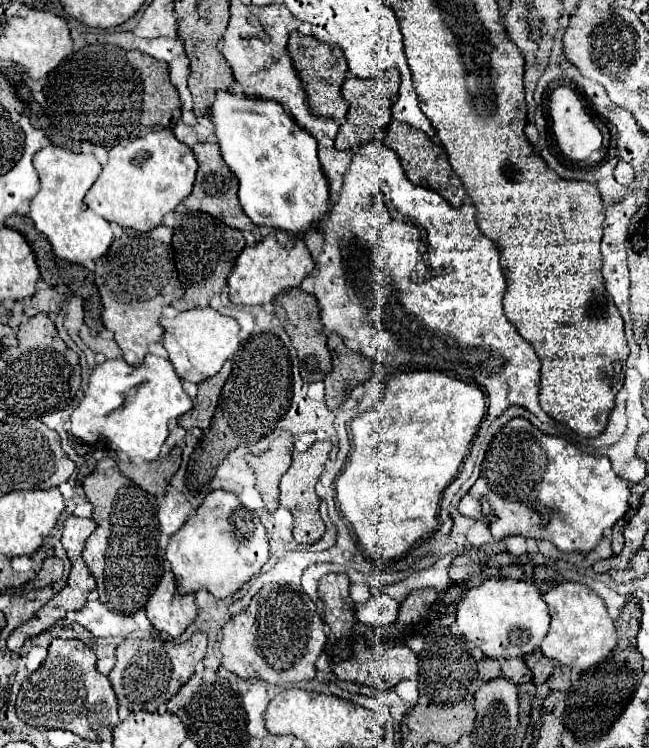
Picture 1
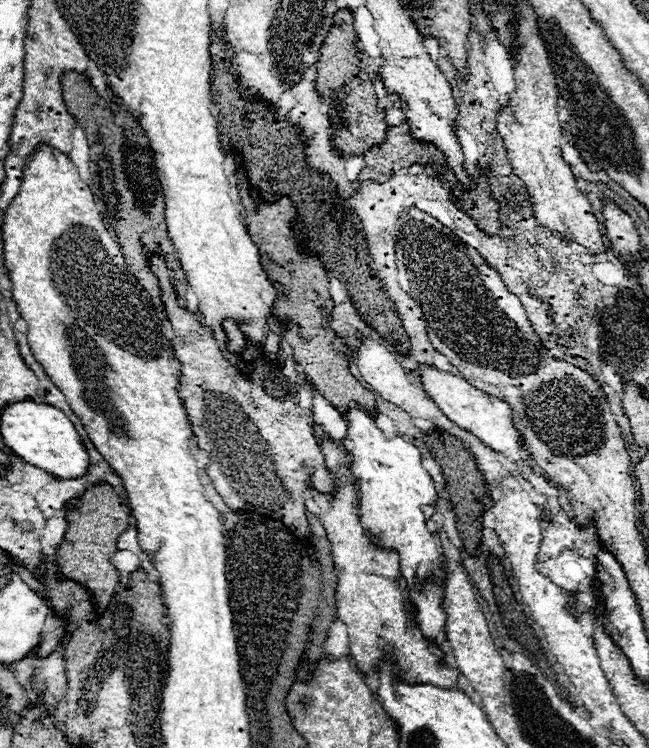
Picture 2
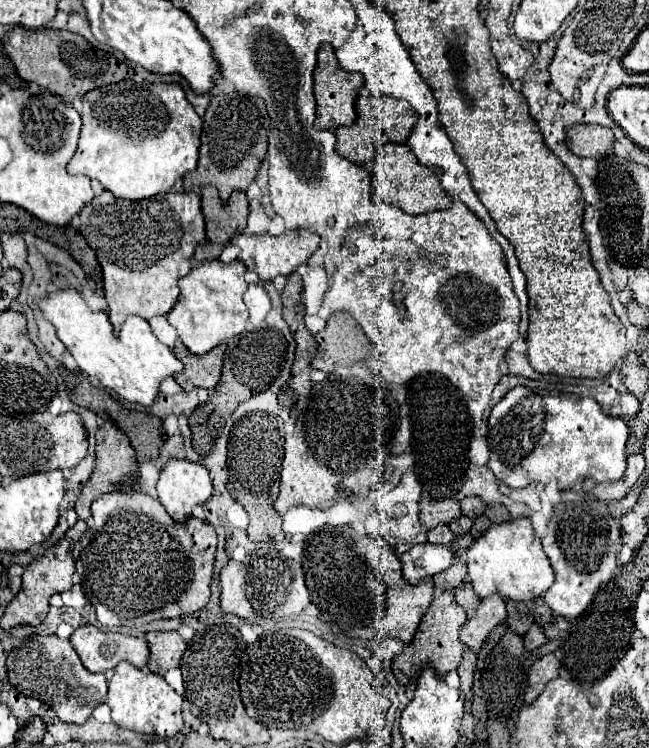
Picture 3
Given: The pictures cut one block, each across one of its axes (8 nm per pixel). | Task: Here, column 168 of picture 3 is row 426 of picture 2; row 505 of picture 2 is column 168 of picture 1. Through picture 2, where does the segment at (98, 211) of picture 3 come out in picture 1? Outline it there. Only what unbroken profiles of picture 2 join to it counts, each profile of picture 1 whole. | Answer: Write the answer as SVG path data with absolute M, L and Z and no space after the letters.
M156 226L150 232L126 232L114 240L104 256L96 260L96 286L102 296L102 322L114 332L114 340L132 366L144 362L150 342L162 342L162 308L184 296L172 252L172 228Z

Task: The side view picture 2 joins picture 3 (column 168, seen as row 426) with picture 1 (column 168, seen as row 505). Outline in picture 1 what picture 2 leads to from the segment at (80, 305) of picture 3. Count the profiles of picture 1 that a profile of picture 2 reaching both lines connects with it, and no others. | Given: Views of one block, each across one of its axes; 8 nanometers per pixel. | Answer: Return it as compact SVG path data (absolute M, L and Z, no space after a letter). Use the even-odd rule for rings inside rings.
M148 354L142 366L128 366L122 358L106 360L92 370L84 398L70 416L70 432L88 444L94 444L98 436L114 442L128 458L140 456L144 460L156 460L168 436L170 420L176 420L190 408L192 400L184 392L182 380L174 372L170 360L154 354ZM146 382L150 382L150 388L132 390Z

